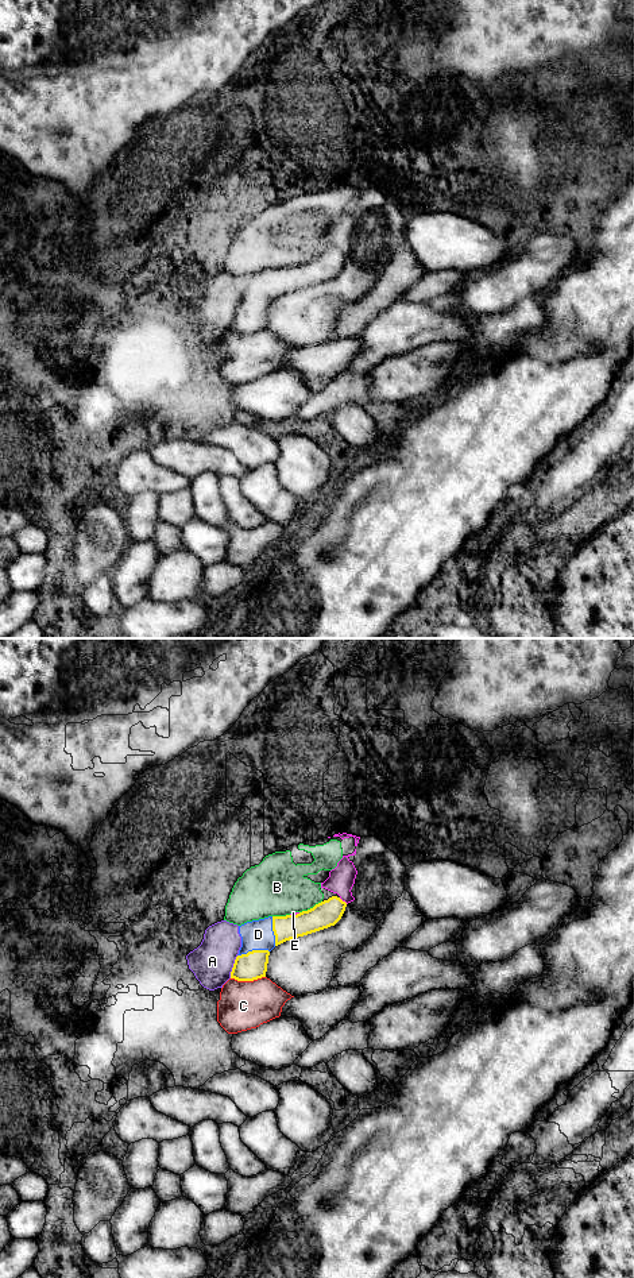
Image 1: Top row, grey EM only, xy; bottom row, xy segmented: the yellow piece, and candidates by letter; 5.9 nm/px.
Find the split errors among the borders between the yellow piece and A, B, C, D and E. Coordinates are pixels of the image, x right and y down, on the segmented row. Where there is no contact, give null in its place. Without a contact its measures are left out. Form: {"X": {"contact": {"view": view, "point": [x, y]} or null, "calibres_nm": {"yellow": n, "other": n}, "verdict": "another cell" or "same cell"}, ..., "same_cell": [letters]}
{"A": {"contact": {"view": "xy", "point": [234, 966]}, "calibres_nm": {"yellow": 170, "other": 240}, "verdict": "another cell"}, "B": {"contact": {"view": "xy", "point": [310, 908]}, "calibres_nm": {"yellow": 160, "other": 340}, "verdict": "another cell"}, "C": {"contact": {"view": "xy", "point": [247, 980]}, "calibres_nm": {"yellow": 170, "other": 280}, "verdict": "another cell"}, "D": {"contact": {"view": "xy", "point": [252, 950]}, "calibres_nm": {"yellow": 170, "other": 180}, "verdict": "same cell"}, "E": {"contact": {"view": "xy", "point": [341, 900]}, "calibres_nm": {"yellow": 160, "other": 160}, "verdict": "another cell"}, "same_cell": ["D"]}

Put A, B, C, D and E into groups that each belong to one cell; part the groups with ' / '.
A / B E / C / D

